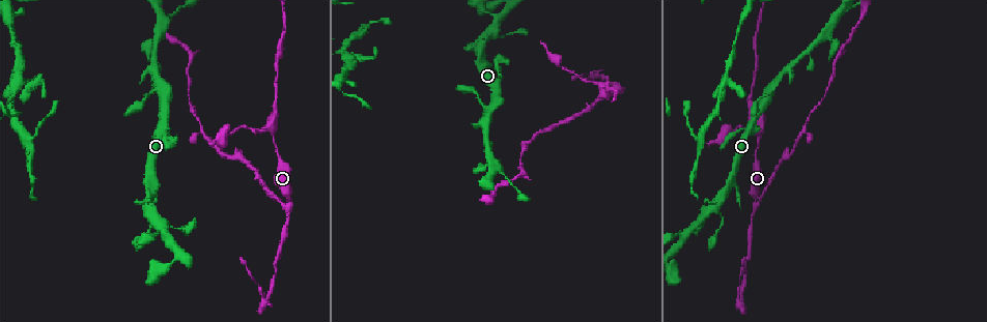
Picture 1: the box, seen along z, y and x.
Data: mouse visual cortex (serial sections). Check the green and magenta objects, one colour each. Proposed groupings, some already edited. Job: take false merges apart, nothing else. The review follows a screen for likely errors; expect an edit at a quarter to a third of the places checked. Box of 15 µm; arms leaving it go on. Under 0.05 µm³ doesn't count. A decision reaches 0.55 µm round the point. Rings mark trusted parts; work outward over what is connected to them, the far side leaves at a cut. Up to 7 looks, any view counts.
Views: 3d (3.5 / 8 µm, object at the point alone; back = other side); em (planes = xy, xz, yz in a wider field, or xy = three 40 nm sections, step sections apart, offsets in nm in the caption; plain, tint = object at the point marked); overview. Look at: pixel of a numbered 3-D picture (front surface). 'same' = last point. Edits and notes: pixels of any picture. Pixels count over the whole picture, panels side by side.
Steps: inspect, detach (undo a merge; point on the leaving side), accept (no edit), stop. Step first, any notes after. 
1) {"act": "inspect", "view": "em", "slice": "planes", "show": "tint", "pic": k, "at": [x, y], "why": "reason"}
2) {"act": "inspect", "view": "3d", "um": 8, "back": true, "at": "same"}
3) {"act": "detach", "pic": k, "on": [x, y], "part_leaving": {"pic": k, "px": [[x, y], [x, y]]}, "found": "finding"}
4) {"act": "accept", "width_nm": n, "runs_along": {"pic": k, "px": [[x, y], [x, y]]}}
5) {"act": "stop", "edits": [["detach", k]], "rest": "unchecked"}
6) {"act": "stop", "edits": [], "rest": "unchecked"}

{"act": "inspect", "view": "3d", "um": 3.5, "pic": 1, "at": [169, 129], "why": "sharp bend"}

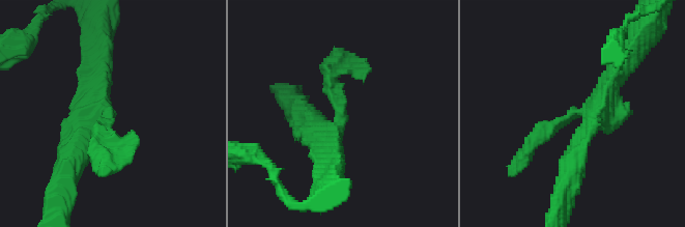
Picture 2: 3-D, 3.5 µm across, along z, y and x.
{"act": "inspect", "view": "em", "slice": "xy", "step": 2, "show": "tint", "pic": 2, "at": [578, 110], "arms": 3, "arm_widths_nm": [250, 300, 350], "why": "now the EM"}

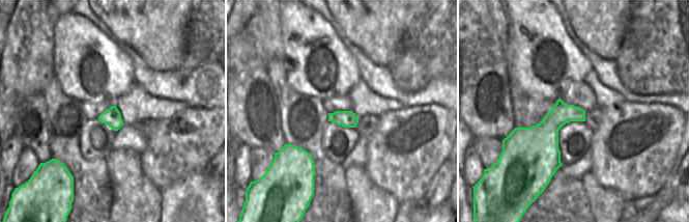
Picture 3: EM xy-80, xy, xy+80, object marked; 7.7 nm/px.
{"act": "accept", "runs_along": {"pic": 2, "px": [[310, 118], [323, 140], [342, 118], [333, 67]]}, "found": "one cell here"}

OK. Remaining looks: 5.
{"act": "inspect", "view": "3d", "um": 8, "back": true, "pic": 1, "at": [478, 46], "why": "thin arm on a thick one"}

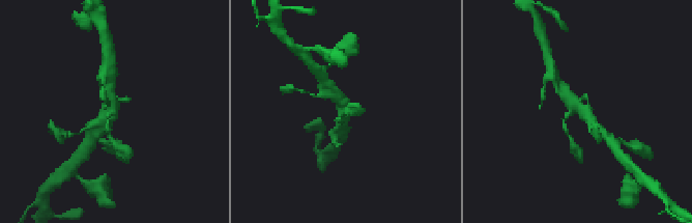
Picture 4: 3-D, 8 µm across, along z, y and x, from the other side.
{"act": "inspect", "view": "3d", "um": 3.5, "pic": 4, "at": [113, 105]}

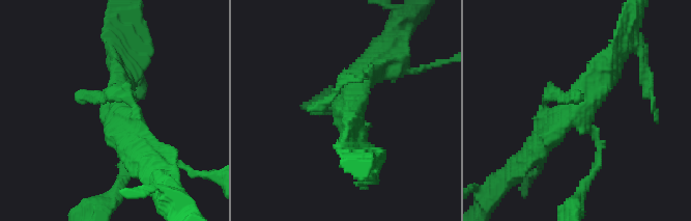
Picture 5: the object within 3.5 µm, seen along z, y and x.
{"act": "inspect", "view": "em", "slice": "xy", "step": 2, "show": "tint", "pic": 5, "at": [119, 104], "why": "need the tissue"}

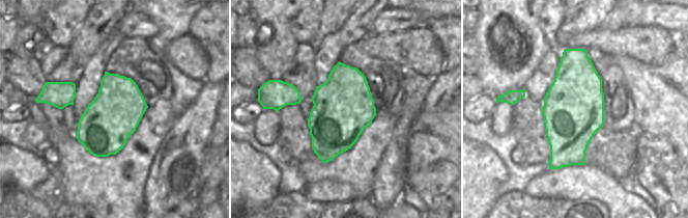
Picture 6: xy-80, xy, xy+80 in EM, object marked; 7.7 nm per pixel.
{"act": "accept", "runs_along": {"pic": 5, "px": [[623, 51], [529, 153]]}, "found": "one cell here"}

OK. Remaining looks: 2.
{"act": "inspect", "view": "3d", "um": 3.5, "pic": 1, "at": [290, 207], "why": "abrupt turn"}

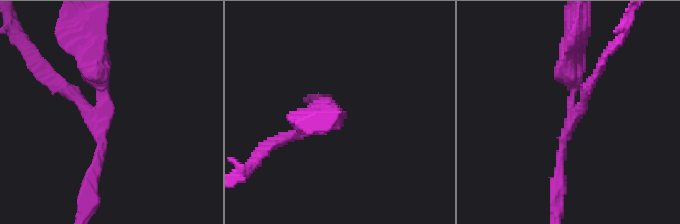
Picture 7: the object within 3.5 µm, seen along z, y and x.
{"act": "inspect", "view": "em", "slice": "xy", "step": 2, "show": "tint", "pic": 7, "at": [97, 110], "arms": 3, "arm_widths_nm": [150, 150, 400], "why": "now the EM"}

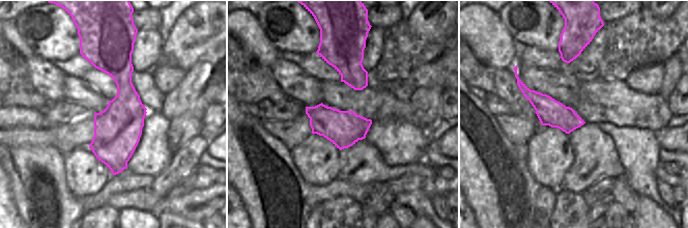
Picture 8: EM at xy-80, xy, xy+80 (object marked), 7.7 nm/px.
{"act": "accept", "found": "all the same cell"}

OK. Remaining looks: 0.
{"act": "stop", "edits": [], "rest": "unchecked"}

